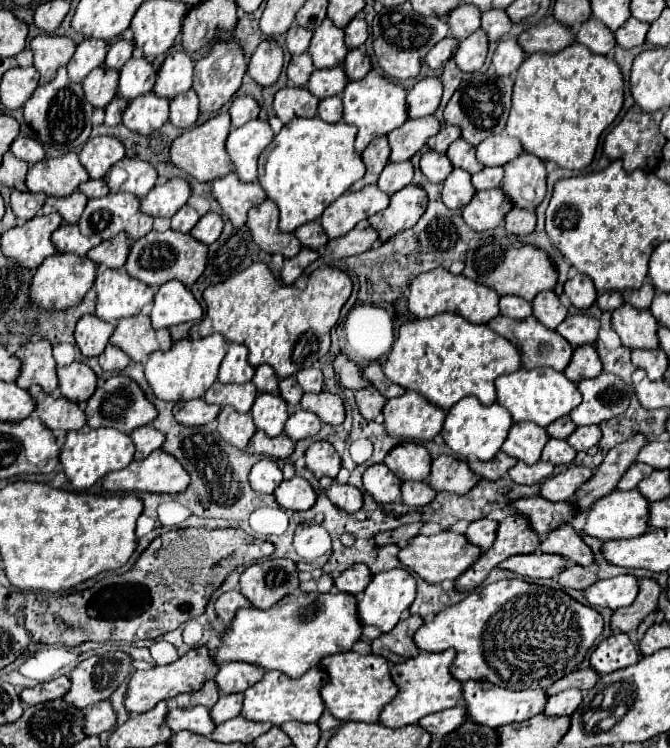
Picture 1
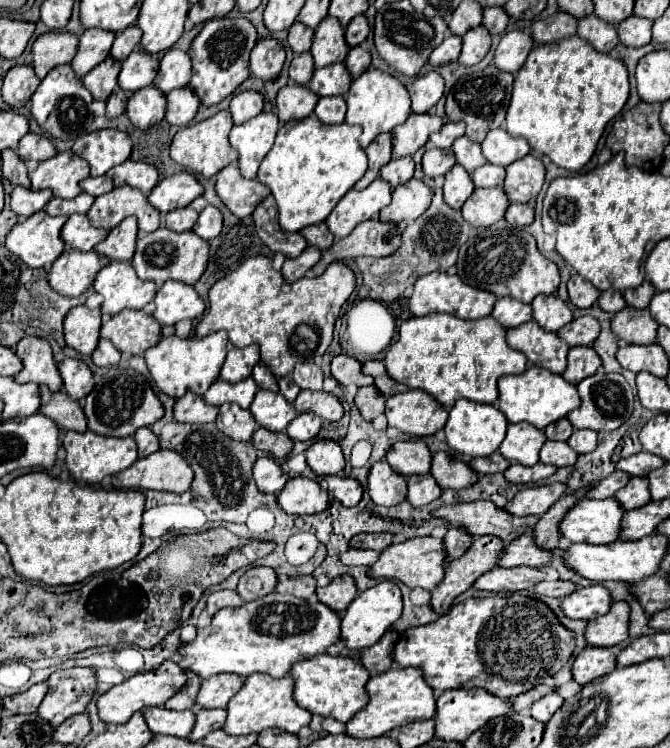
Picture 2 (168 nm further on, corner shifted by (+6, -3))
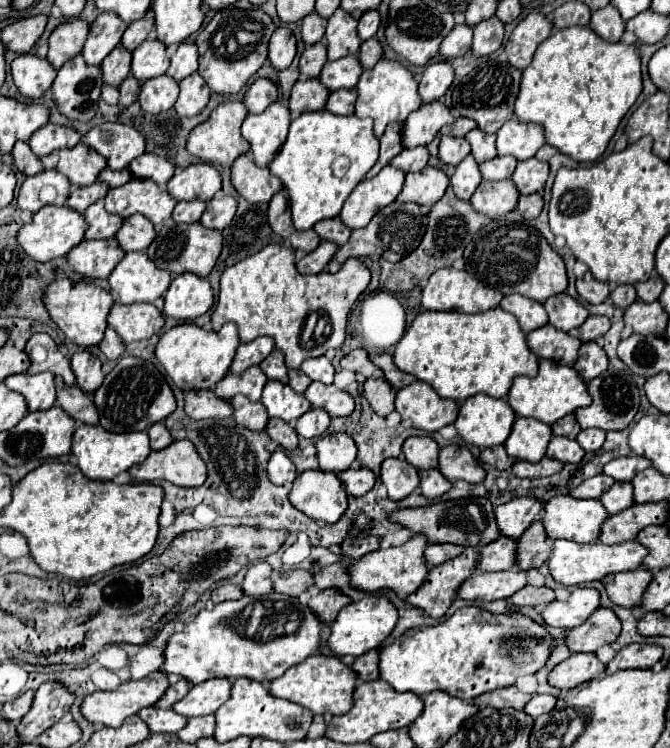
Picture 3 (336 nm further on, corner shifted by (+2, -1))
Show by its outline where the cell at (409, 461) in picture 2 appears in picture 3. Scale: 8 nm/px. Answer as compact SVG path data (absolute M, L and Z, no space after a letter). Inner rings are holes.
M412 436L404 442L402 452L408 464L416 470L436 468L438 466L438 444L430 436Z

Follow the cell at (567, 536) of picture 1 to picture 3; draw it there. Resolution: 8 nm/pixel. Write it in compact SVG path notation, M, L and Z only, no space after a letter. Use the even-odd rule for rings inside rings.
M498 538L496 542L490 542L480 550L480 562L478 568L484 572L498 572L498 570L510 570L518 566L518 540L514 538Z

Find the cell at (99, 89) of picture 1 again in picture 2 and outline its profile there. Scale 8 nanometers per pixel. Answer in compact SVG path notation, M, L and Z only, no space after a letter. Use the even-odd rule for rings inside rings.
M108 56L102 64L92 68L92 72L88 72L82 78L82 82L96 100L106 100L118 84L118 72L120 72L120 62Z

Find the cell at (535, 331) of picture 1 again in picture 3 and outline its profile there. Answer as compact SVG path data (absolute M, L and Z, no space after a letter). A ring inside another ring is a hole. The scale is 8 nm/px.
M550 324L528 332L526 342L528 342L528 348L538 358L562 362L562 364L568 364L568 366L572 366L576 362L578 348L582 344L578 338L572 338L566 332L552 328Z

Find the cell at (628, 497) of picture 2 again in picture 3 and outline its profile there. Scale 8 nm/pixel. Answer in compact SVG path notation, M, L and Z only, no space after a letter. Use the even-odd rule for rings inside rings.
M616 482L606 494L602 494L602 504L608 514L618 514L630 506L634 506L634 486L630 482Z

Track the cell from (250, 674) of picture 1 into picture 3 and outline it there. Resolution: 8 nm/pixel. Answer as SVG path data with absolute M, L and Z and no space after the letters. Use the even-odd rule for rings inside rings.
M210 678L202 684L192 686L186 698L176 702L172 708L186 718L214 714L222 706L222 702L230 698L230 690L232 690L230 678Z

